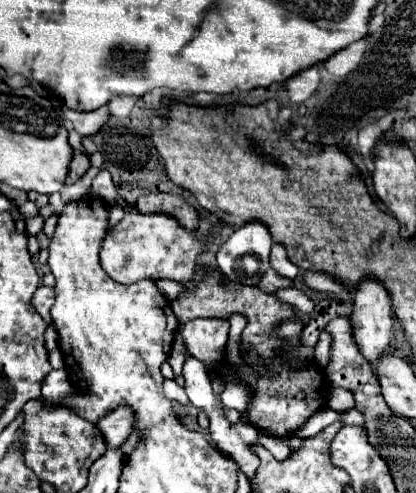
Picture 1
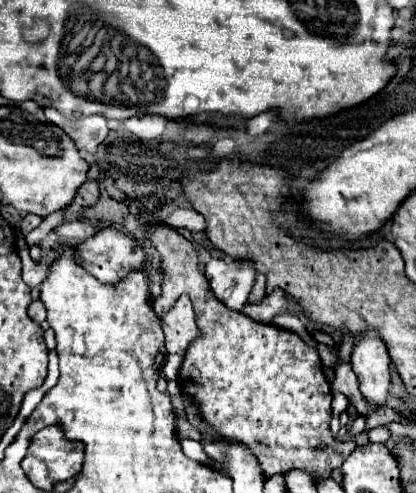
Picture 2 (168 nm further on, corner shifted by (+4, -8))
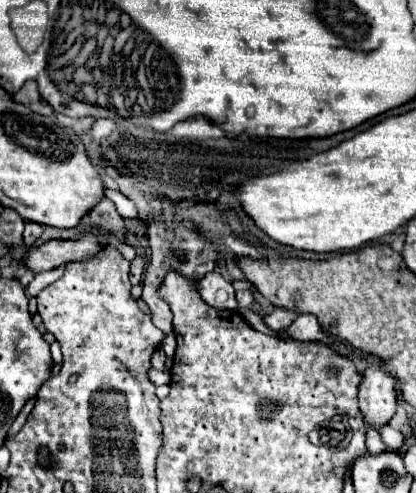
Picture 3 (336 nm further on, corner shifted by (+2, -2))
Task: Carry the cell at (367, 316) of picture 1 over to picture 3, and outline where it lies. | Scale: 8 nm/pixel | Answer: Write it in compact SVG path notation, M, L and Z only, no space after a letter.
M372 360L362 374L358 408L364 422L376 430L388 424L396 412L394 378L384 372L384 364L380 360Z

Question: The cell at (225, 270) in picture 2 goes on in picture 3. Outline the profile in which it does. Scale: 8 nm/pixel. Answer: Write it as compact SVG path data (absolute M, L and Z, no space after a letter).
M218 272L206 274L196 284L196 290L204 298L204 302L208 302L208 306L212 306L216 310L236 310L234 288Z

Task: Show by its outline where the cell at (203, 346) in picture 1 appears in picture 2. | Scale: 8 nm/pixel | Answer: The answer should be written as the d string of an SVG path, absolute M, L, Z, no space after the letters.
M182 295L168 316L162 318L168 352L184 354L186 346L200 336L198 324L194 322L194 309L187 295Z

